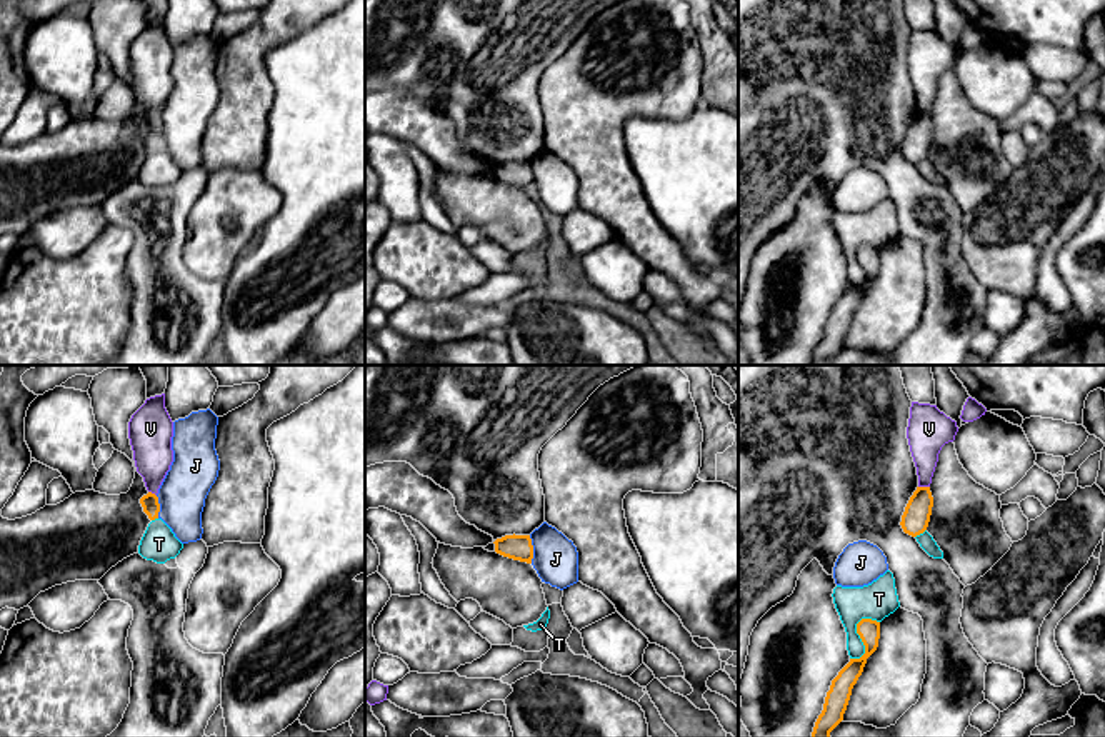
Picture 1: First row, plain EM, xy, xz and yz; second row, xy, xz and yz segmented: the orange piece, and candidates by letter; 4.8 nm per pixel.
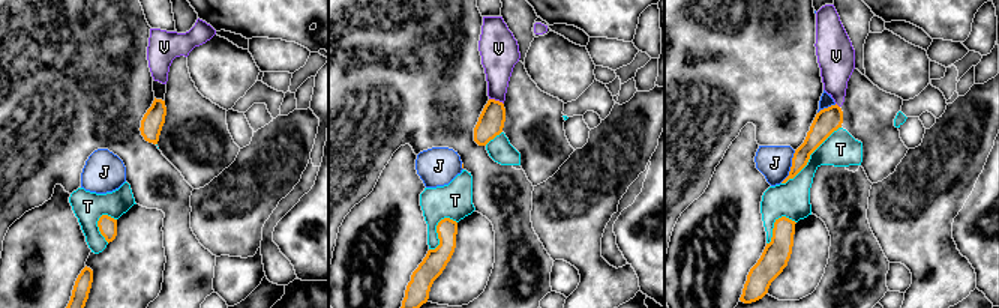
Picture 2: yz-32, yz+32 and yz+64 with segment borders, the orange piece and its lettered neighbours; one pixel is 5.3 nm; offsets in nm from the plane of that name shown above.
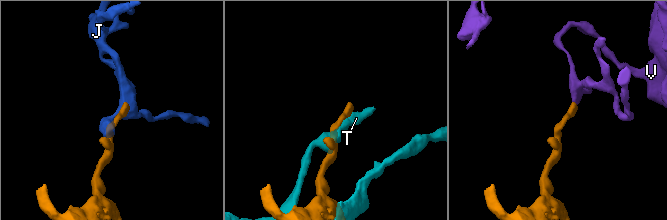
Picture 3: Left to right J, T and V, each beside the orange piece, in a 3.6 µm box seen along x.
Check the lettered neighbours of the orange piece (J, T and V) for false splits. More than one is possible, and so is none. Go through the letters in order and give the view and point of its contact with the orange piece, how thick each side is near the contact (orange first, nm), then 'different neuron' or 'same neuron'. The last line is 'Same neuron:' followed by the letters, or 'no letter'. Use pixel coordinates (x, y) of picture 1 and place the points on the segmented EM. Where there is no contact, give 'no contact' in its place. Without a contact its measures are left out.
J: meets orange in xz at (532, 549); 130 nm thick on the orange side, 220 nm on the other; different neuron
T: meets orange in yz at (857, 632); 110 nm thick on the orange side, 180 nm on the other; different neuron
V: meets orange in yz at (924, 487); 130 nm thick on the orange side, 180 nm on the other; different neuron
Same neuron: no letter

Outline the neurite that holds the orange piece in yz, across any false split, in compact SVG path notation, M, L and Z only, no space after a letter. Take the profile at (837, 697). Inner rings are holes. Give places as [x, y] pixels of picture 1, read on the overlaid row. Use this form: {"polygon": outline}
{"polygon": "M862 619L857 624L857 634L865 645L865 654L860 659L850 659L850 662L832 680L830 690L825 697L823 710L815 722L812 737L830 737L830 732L843 720L852 689L862 675L867 659L878 647L880 622Z"}

